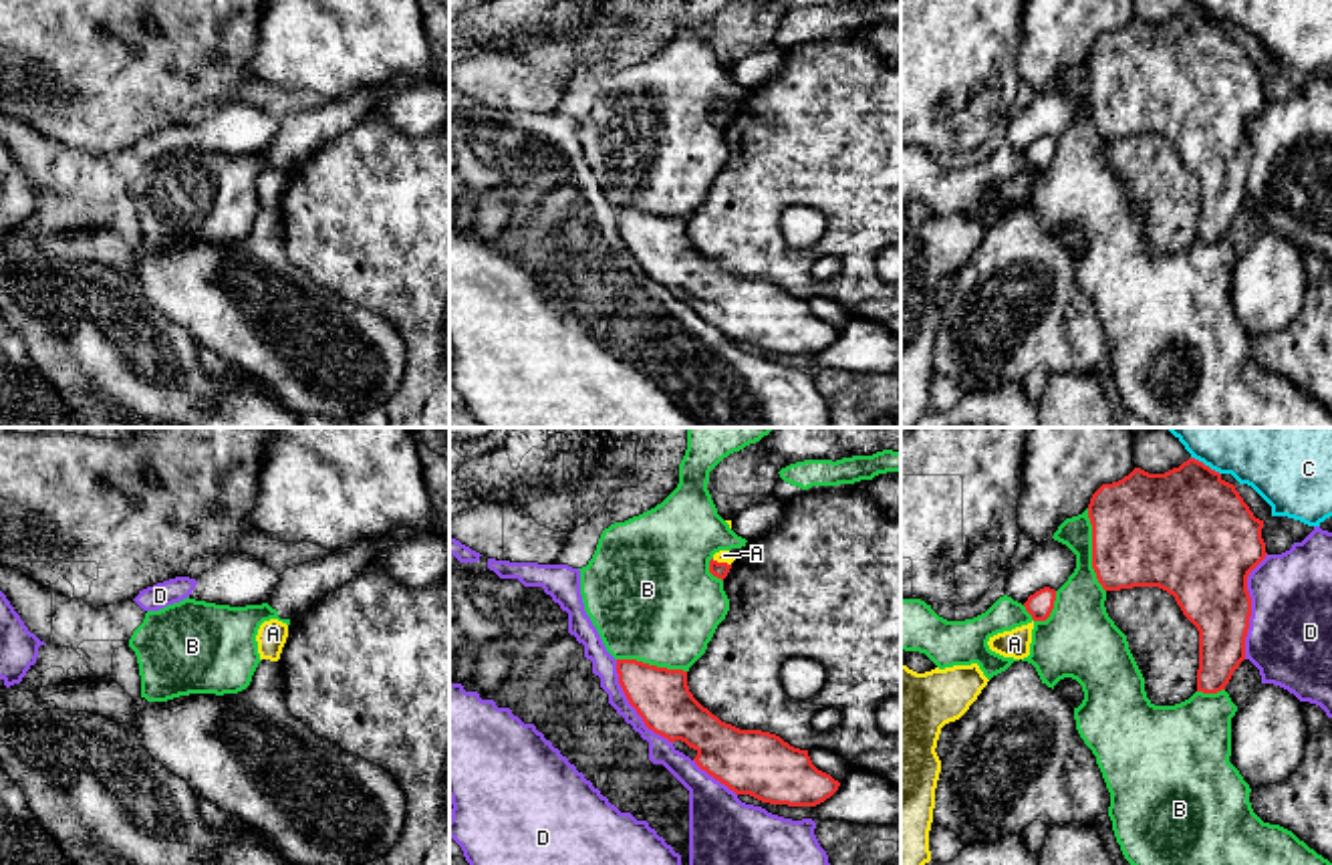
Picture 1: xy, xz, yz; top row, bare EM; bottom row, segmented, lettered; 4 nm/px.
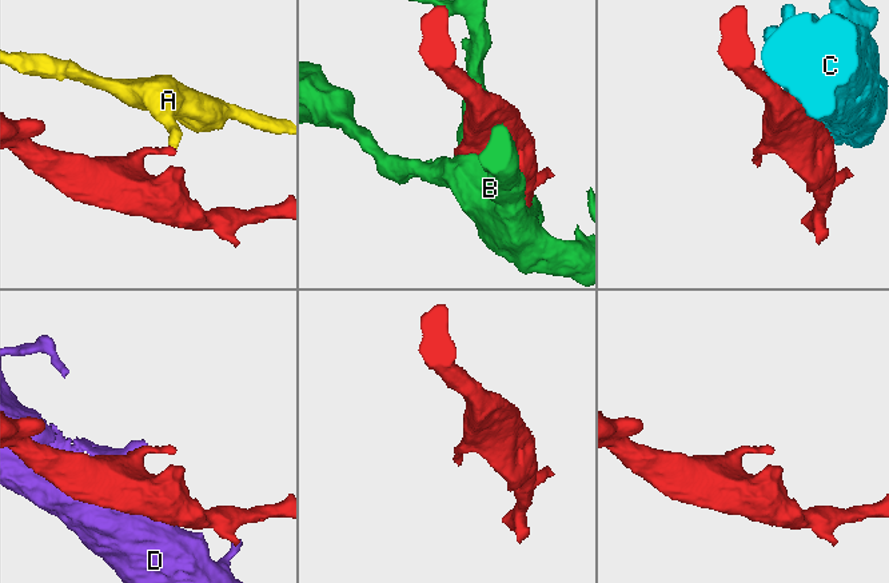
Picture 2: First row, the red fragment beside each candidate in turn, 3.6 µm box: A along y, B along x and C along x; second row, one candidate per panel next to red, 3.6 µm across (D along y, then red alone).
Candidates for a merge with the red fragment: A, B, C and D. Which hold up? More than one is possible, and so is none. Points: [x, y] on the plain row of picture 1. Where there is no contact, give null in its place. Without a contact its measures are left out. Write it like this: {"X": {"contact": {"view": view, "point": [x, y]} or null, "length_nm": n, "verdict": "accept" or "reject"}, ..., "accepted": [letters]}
{"A": {"contact": {"view": "xz", "point": [722, 111]}, "length_nm": 80, "verdict": "reject"}, "B": {"contact": {"view": "yz", "point": [1093, 99]}, "length_nm": 340, "verdict": "reject"}, "C": {"contact": {"view": "yz", "point": [1204, 13]}, "length_nm": 140, "verdict": "reject"}, "D": {"contact": {"view": "yz", "point": [1250, 154]}, "length_nm": 440, "verdict": "reject"}, "accepted": []}

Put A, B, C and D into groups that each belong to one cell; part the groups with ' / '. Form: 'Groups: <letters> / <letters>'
Groups: A / B / C / D

